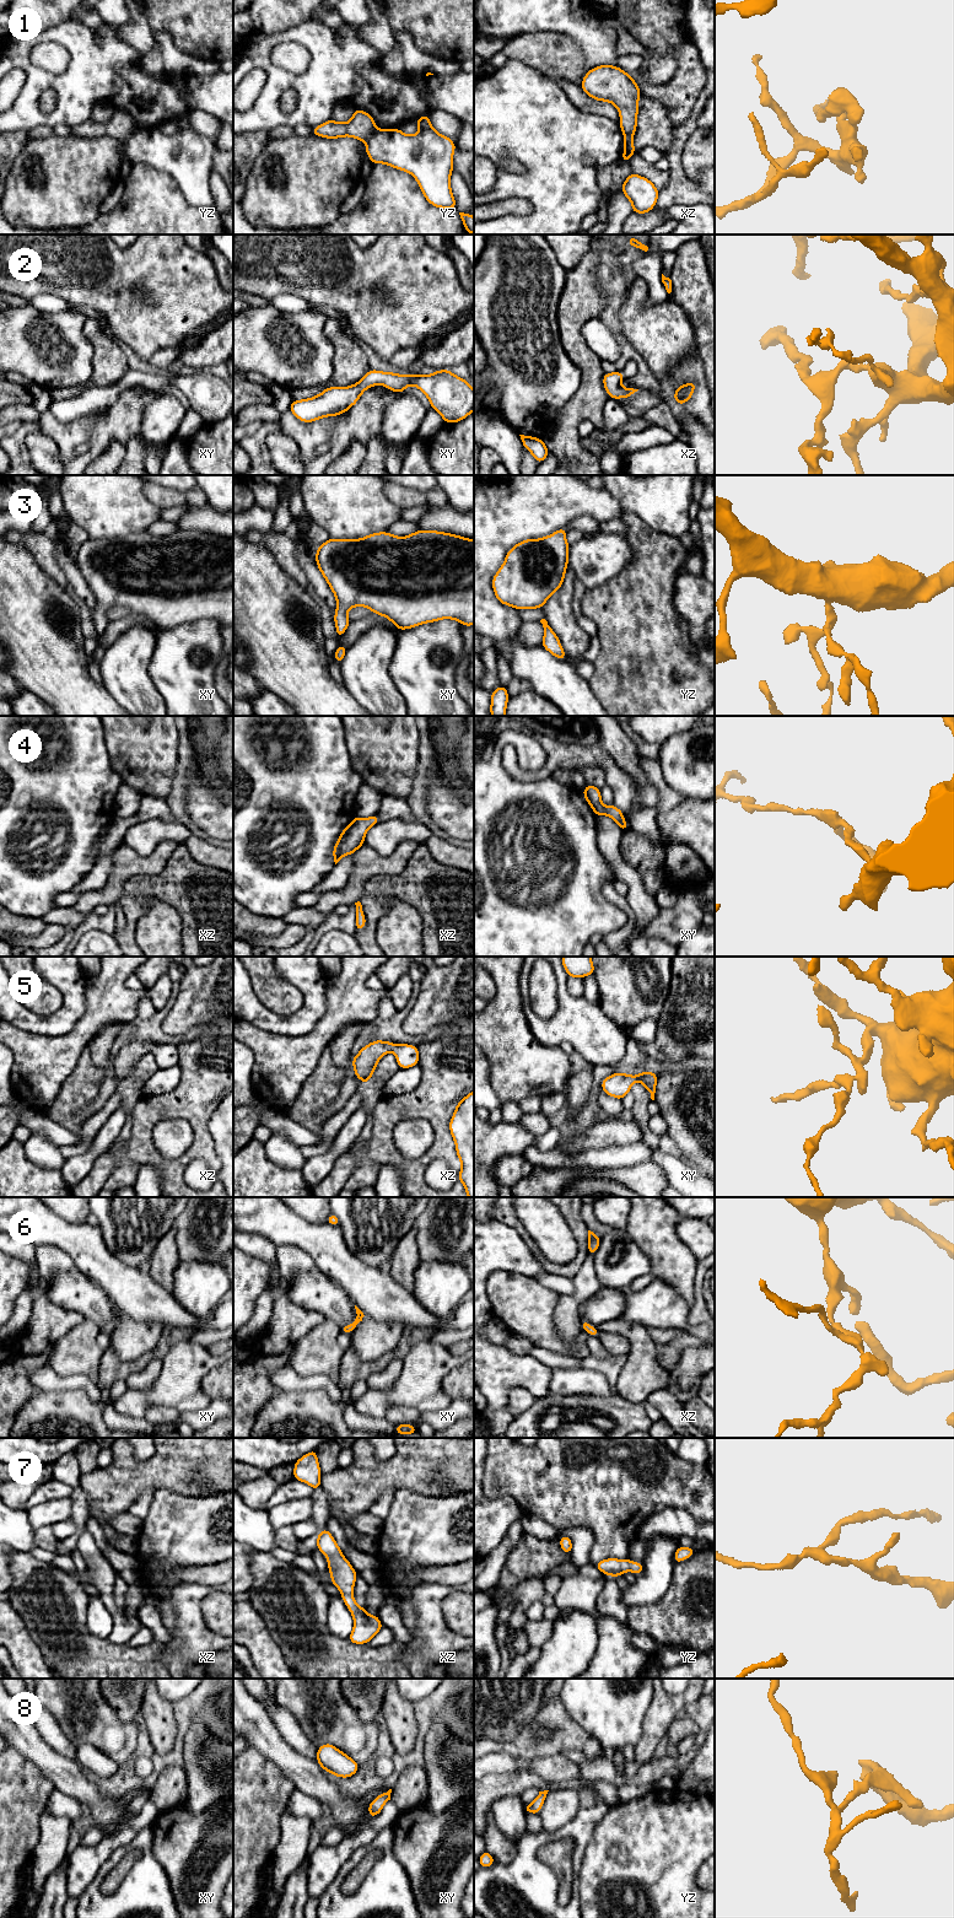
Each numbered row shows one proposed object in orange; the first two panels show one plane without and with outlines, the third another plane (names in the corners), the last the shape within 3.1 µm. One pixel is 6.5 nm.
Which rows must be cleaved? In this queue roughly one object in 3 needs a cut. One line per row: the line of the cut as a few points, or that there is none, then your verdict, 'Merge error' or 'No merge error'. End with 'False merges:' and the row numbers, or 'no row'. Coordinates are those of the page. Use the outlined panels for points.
1: Split along yz (375, 128), (365, 141). Merge error
2: No split. No merge error
3: No split. No merge error
4: No split. No merge error
5: No split. No merge error
6: No split. No merge error
7: No split. No merge error
8: No split. No merge error
False merges: 1

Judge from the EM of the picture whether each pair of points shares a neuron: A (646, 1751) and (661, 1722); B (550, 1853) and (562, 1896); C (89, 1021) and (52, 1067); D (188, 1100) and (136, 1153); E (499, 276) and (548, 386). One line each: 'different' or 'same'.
A: same
B: same
C: same
D: same
E: same

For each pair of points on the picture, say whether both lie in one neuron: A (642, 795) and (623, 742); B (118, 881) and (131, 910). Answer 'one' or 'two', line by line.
A: one
B: two

